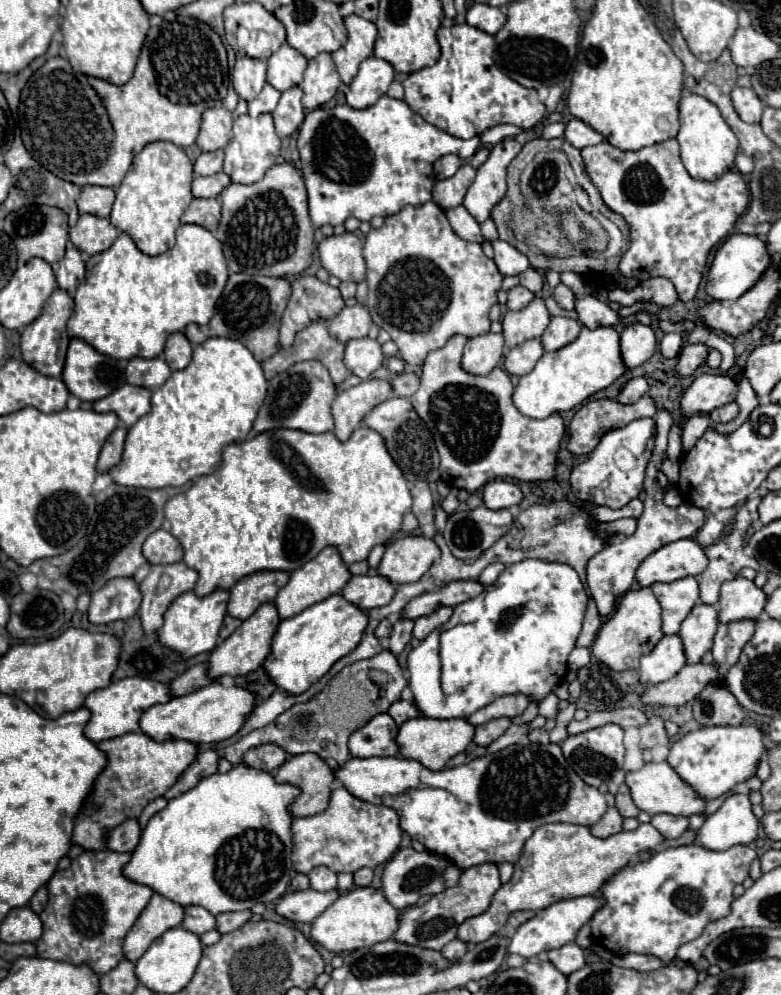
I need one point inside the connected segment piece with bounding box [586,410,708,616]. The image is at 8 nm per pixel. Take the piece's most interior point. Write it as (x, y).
(610, 573)

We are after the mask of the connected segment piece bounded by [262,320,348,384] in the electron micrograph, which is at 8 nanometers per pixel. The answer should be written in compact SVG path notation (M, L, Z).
M314 320L310 326L296 334L296 340L290 348L280 348L272 358L264 360L262 370L266 380L272 380L276 374L288 370L296 362L320 360L328 368L332 380L340 384L348 376L348 368L342 362L344 344L332 338L324 324L324 320Z

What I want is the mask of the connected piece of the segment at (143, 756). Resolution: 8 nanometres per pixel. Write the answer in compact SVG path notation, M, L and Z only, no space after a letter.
M130 732L120 738L100 742L98 748L108 754L108 764L76 816L72 836L72 842L86 850L102 850L106 830L112 830L130 818L138 818L144 806L172 788L198 756L198 746L190 740L158 742L144 732Z

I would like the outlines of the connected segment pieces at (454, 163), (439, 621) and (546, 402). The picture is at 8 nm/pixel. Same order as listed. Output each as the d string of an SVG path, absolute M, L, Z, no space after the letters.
M442 156L440 160L434 162L434 172L436 172L436 178L444 180L444 178L450 178L458 168L462 166L462 160L458 156Z
M442 606L442 608L438 608L438 610L434 610L432 614L428 614L428 616L420 616L420 618L416 618L414 622L414 638L418 638L418 640L424 640L432 630L436 630L436 628L440 628L450 616L452 616L453 608L450 606Z
M582 326L580 336L556 352L544 352L534 370L520 376L514 390L514 406L530 418L546 418L554 412L566 412L580 406L588 396L608 388L626 372L620 354L620 336L612 326L598 326L594 330Z

